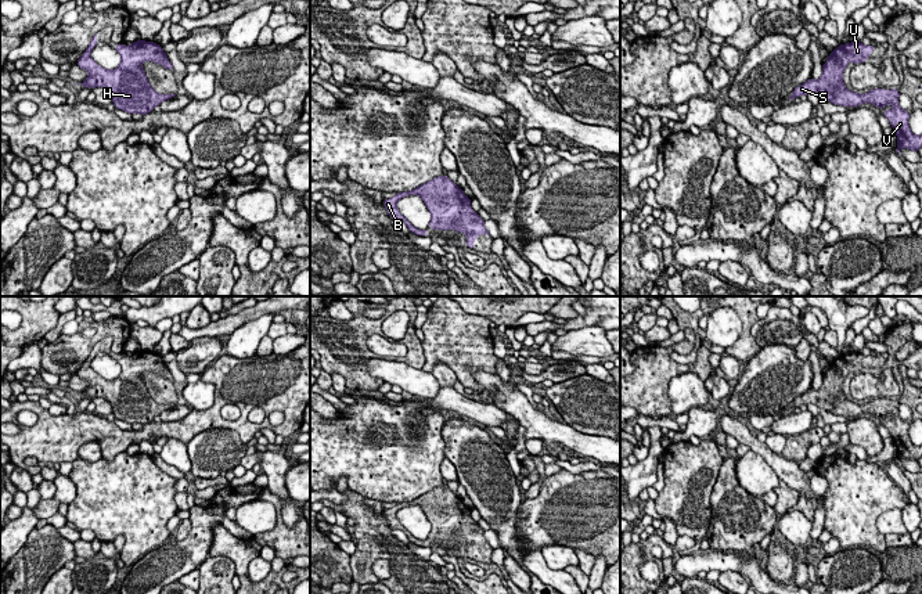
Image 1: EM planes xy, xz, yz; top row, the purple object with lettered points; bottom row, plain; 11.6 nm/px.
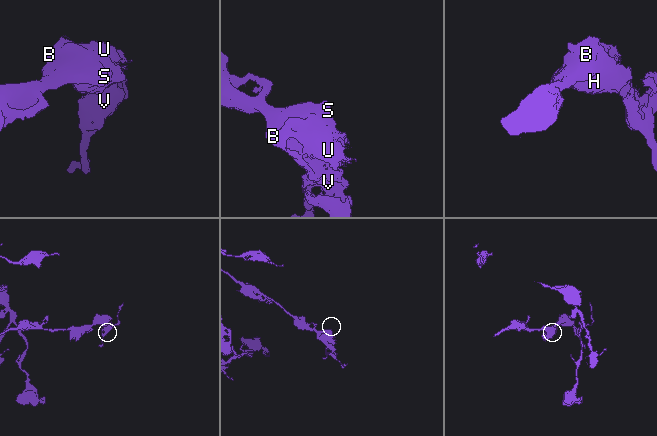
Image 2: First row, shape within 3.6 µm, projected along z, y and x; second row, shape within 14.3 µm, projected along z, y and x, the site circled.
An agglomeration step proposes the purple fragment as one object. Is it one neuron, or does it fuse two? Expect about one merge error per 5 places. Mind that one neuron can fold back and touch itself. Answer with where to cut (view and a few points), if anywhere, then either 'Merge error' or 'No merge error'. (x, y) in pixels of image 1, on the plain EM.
No split. No merge error

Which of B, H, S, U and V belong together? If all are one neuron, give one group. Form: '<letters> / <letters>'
B H S U V

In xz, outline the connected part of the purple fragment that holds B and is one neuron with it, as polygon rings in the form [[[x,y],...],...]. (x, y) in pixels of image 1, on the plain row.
[[[447,486],[426,492],[411,501],[399,503],[389,510],[383,510],[385,519],[390,529],[399,529],[406,533],[410,541],[417,546],[428,546],[428,540],[415,539],[396,518],[399,510],[407,505],[419,505],[431,522],[429,539],[454,540],[465,543],[467,557],[473,559],[473,552],[478,546],[489,544],[485,539],[485,530],[471,518],[471,508],[468,508],[462,498],[453,493]]]

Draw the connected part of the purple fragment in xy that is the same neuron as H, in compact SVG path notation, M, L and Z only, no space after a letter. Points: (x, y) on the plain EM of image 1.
M97 343L91 353L76 371L76 374L89 382L87 388L78 395L94 399L102 397L112 406L115 418L127 424L145 425L154 421L155 415L173 408L176 404L158 404L150 395L143 379L144 371L152 371L166 379L173 381L173 375L166 367L162 356L154 352L137 350L130 356L116 354L120 364L120 374L116 379L105 379L91 368L91 360L97 356Z

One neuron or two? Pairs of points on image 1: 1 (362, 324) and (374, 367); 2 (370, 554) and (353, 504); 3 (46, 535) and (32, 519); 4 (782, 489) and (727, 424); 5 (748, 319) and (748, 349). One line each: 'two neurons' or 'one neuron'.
1: two neurons
2: one neuron
3: two neurons
4: two neurons
5: one neuron

